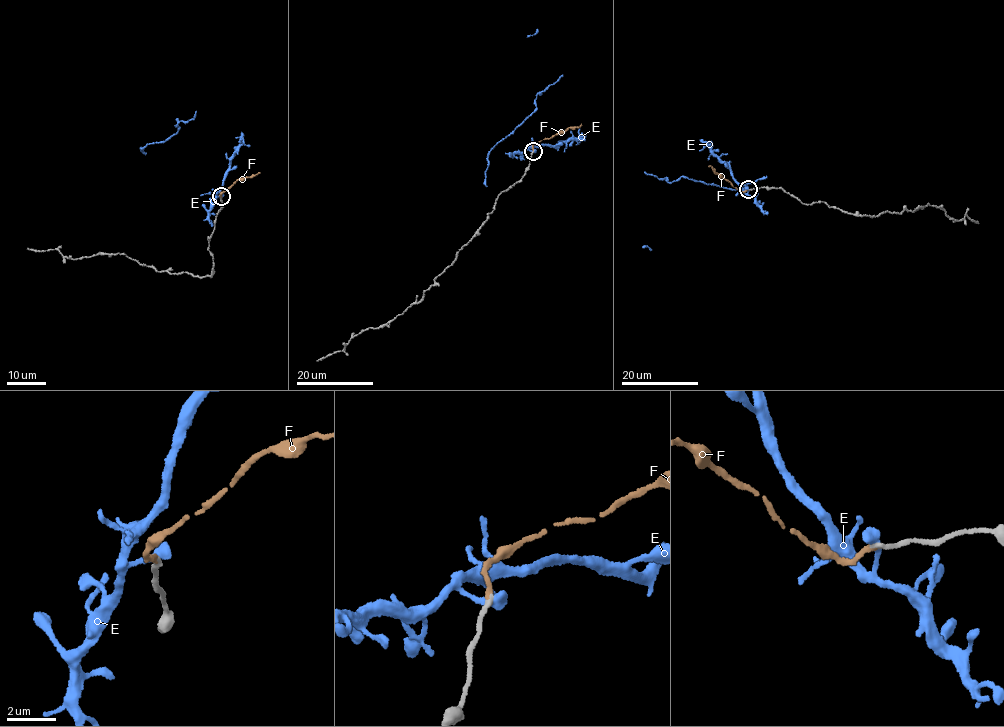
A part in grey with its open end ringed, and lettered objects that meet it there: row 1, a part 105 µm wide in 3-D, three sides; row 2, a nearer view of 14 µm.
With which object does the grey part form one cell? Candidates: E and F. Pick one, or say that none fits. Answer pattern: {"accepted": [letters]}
{"accepted": ["F"]}

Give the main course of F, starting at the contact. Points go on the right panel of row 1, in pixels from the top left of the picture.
F: (748, 190), (741, 191), (708, 166)

